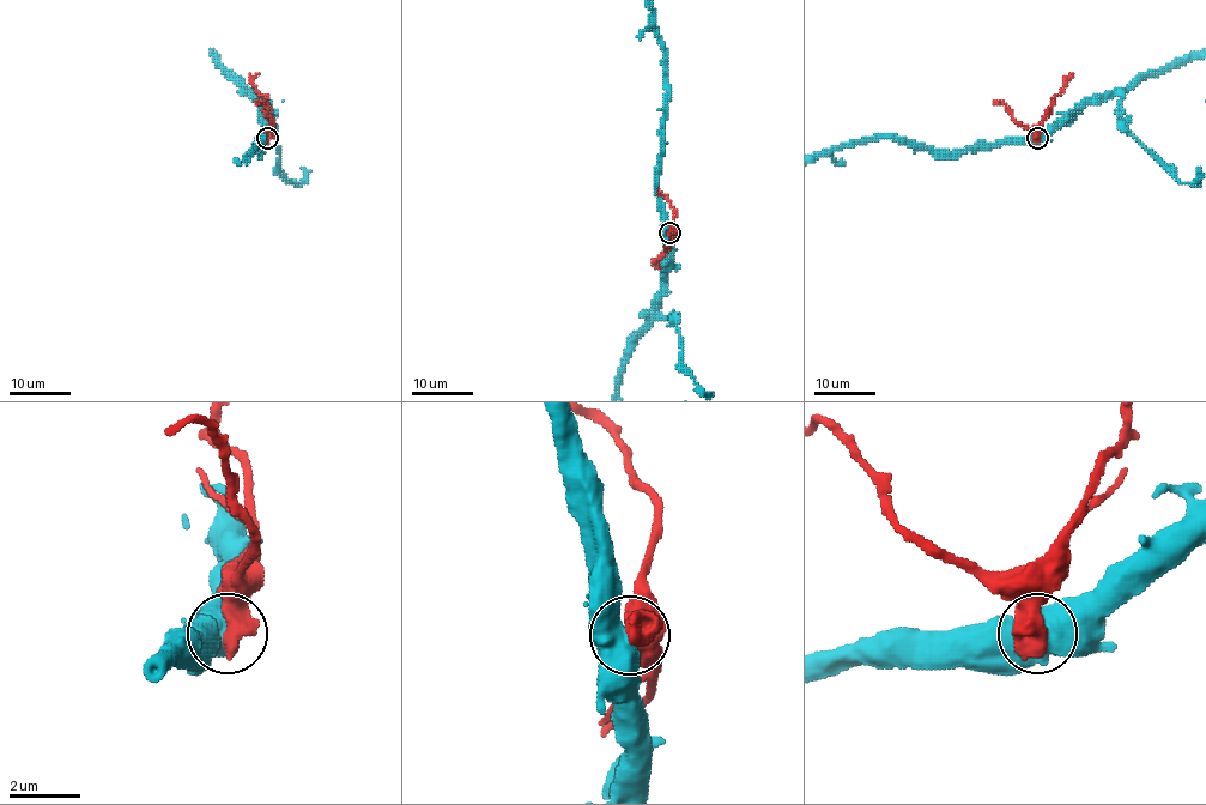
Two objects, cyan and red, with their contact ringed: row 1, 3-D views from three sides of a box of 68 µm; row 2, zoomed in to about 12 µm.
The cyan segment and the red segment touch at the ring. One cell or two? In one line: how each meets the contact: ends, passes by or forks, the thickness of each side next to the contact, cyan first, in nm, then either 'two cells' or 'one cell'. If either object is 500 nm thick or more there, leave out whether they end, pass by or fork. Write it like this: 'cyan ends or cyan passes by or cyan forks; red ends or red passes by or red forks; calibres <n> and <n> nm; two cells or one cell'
calibres 800 and 700 nm; two cells

